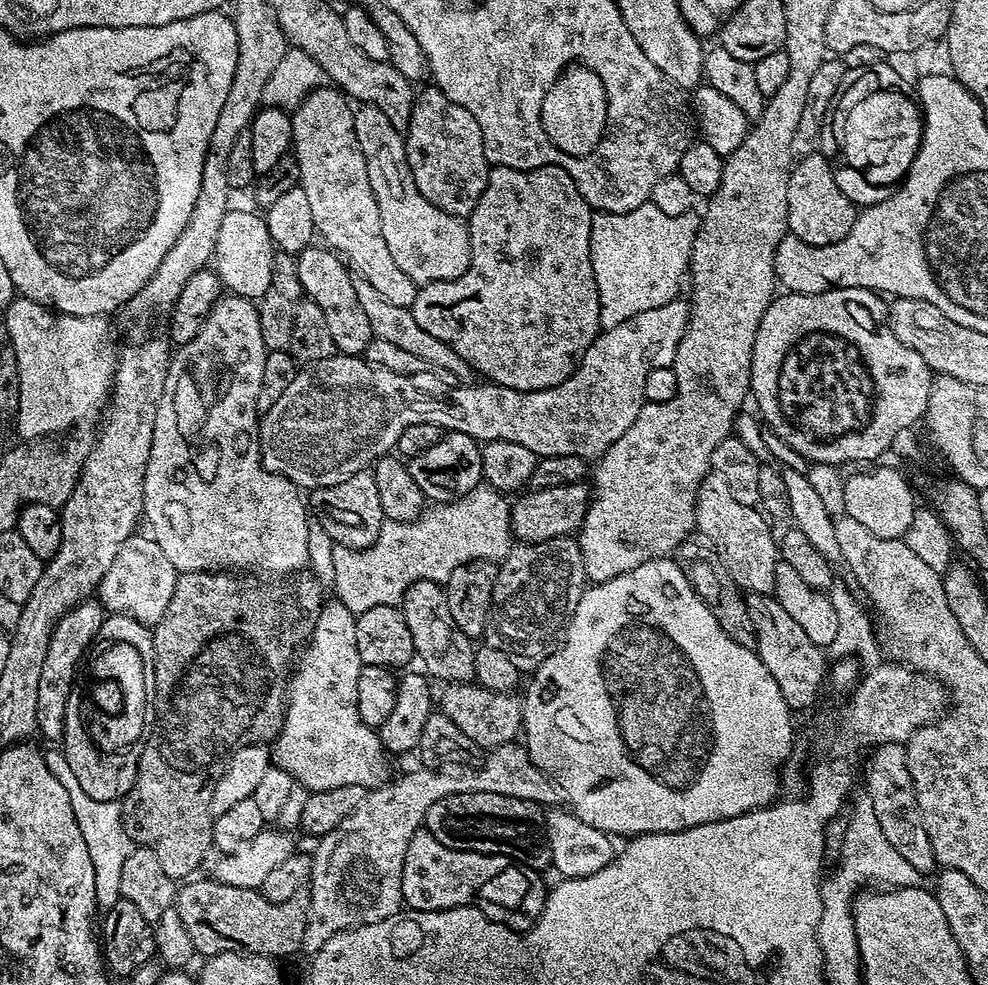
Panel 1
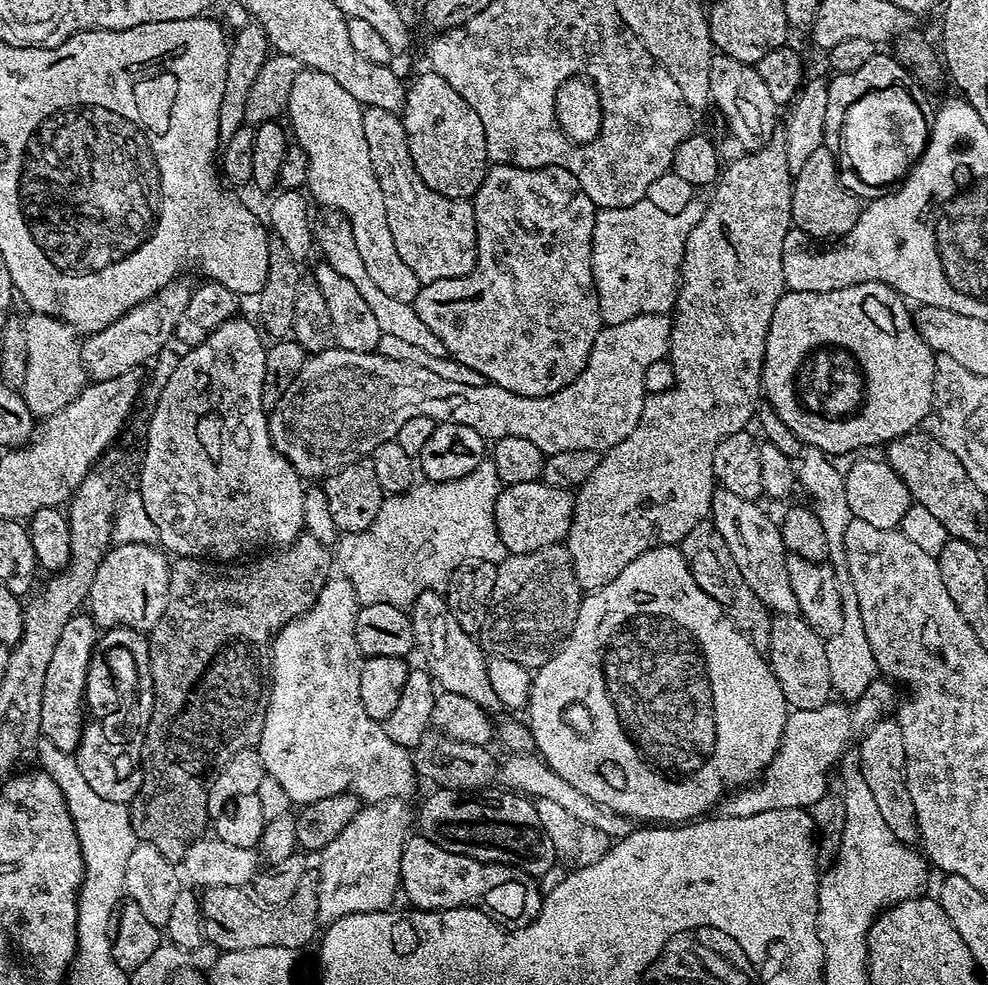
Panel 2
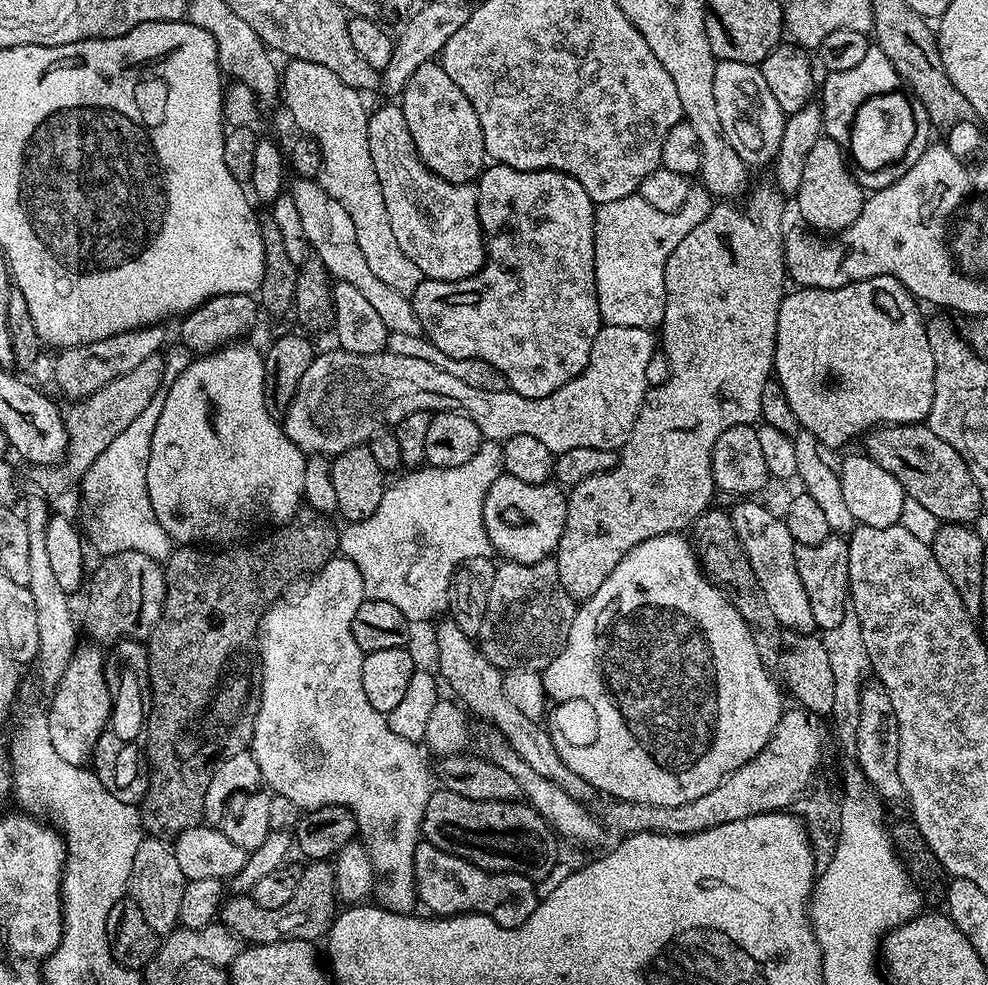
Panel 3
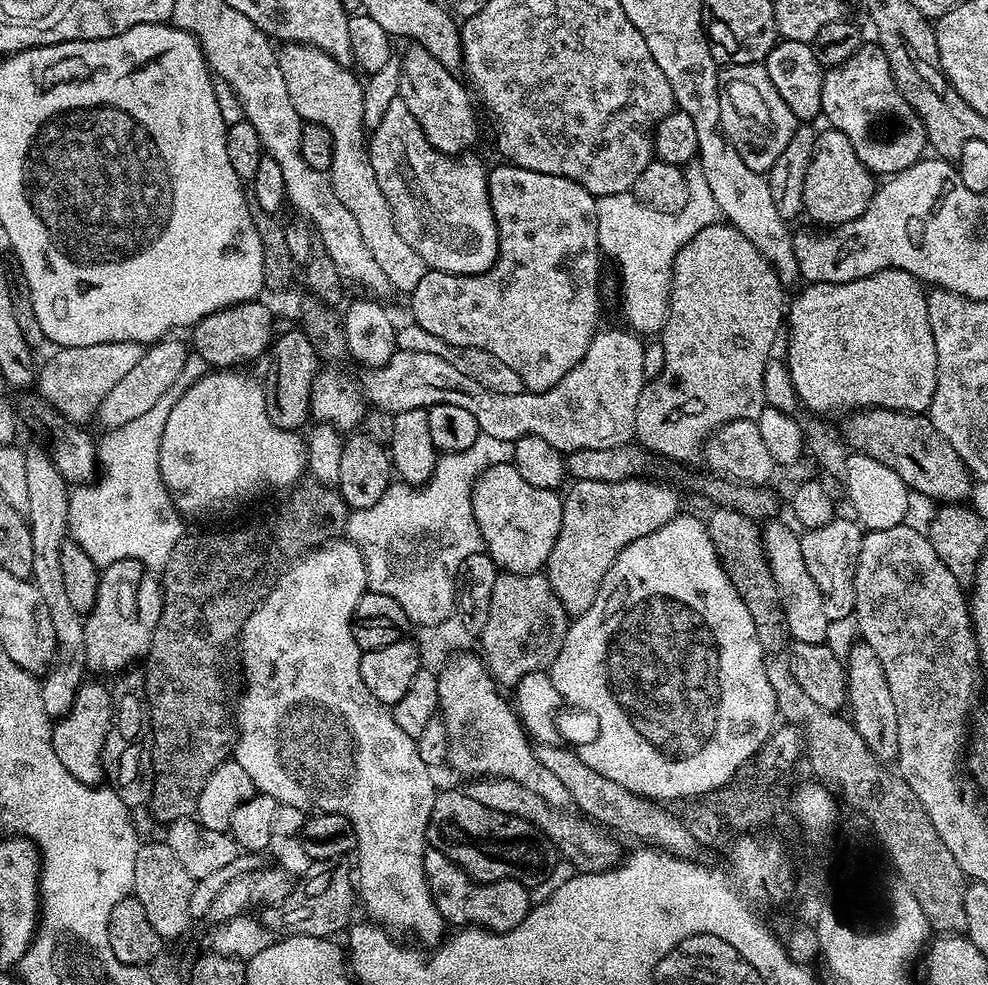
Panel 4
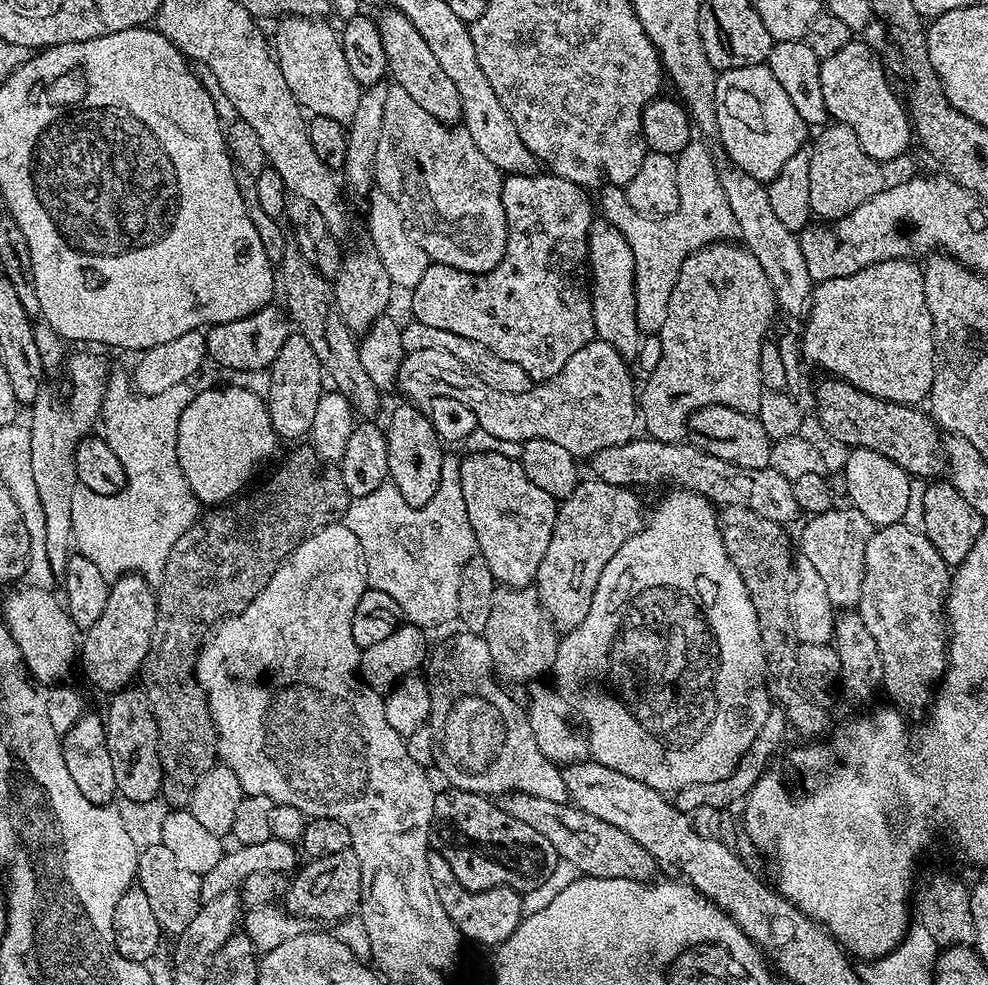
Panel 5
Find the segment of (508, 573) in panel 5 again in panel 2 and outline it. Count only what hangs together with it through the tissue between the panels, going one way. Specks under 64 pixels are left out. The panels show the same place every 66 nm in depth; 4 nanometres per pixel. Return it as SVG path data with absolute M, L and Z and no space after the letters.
M543 479L501 487L498 502L494 506L498 538L502 538L506 550L514 556L530 554L530 550L542 550L542 546L561 543L570 530L573 499L569 489L550 486Z

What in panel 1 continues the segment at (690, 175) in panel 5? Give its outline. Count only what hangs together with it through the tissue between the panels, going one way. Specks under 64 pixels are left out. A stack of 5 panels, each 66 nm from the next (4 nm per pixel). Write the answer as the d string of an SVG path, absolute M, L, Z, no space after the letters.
M643 204L629 212L596 212L592 217L590 230L590 259L594 266L594 282L598 286L600 299L601 329L613 328L642 310L654 310L666 306L666 302L677 299L680 283L685 283L686 273L692 263L692 247L701 217L695 211L681 216L662 214L658 206Z

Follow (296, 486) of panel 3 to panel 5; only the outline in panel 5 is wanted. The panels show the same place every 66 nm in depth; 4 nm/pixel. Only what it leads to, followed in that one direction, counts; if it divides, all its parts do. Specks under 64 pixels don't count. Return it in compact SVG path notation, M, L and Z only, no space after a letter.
M208 388L196 397L193 395L182 410L176 434L176 461L197 501L204 506L219 506L249 483L247 480L255 474L256 467L266 463L275 454L276 444L278 437L270 422L263 395L258 396L246 388Z

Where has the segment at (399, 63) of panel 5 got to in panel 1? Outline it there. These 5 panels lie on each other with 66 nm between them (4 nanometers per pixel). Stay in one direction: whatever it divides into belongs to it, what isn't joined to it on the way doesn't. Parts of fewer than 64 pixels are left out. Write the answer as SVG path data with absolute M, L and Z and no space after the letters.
M429 86L417 95L414 114L410 114L410 126L403 137L410 174L422 198L451 216L471 216L482 190L486 190L490 171L482 130L474 122L474 114L466 106L458 106L458 102L450 102L439 88Z

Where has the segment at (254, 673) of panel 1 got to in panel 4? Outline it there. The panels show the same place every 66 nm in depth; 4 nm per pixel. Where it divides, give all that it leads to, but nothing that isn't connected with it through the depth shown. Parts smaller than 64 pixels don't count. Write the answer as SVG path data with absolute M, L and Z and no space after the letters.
M304 482L299 486L291 489L287 493L284 505L273 514L269 520L260 520L257 524L244 524L241 528L228 528L225 532L204 532L201 536L191 536L185 534L177 540L174 550L170 550L170 562L166 562L166 566L162 569L162 591L164 593L164 605L162 606L162 614L158 618L158 626L154 626L154 634L150 642L150 650L146 659L143 661L142 675L144 677L144 695L146 701L146 720L150 725L152 723L152 748L150 744L150 756L152 752L152 797L147 802L151 816L154 821L161 825L167 826L173 824L176 820L183 820L191 817L196 810L196 799L198 794L202 794L202 786L206 786L206 778L210 778L210 774L217 766L226 759L229 759L234 744L234 724L230 719L225 708L216 704L216 699L220 696L220 655L224 652L224 647L228 643L235 641L240 635L240 631L244 628L246 618L250 618L250 614L256 607L263 602L269 590L275 586L280 575L287 570L292 564L295 564L305 552L311 552L313 548L320 547L321 544L327 544L330 540L335 540L347 529L349 506L344 499L340 497L336 488L326 488L322 484L315 482Z

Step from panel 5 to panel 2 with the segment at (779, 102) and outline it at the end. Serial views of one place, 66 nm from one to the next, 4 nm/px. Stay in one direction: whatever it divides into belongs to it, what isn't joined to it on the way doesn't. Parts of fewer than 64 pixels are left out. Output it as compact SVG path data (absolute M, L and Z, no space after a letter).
M713 55L710 66L710 94L712 95L711 103L714 108L716 104L717 110L724 115L729 130L742 143L748 144L744 146L763 142L777 131L776 112L778 112L778 106L774 102L774 98L770 98L762 78L758 78L758 70L753 65L738 62L738 58Z

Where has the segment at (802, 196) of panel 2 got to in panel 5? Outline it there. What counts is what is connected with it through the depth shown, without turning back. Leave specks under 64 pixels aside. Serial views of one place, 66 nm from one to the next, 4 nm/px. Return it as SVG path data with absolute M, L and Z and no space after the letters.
M829 123L810 144L810 206L813 217L824 222L841 220L862 202L870 202L886 186L881 161L875 160L862 148L862 142L850 126Z

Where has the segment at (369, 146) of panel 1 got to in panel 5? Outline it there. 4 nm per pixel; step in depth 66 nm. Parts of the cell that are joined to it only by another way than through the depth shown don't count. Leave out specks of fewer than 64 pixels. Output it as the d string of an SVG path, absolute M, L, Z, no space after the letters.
M395 86L386 94L376 184L398 202L410 238L426 250L431 263L478 273L490 271L504 257L508 210L502 202L500 169L474 146L467 128L449 127L426 114L406 90Z

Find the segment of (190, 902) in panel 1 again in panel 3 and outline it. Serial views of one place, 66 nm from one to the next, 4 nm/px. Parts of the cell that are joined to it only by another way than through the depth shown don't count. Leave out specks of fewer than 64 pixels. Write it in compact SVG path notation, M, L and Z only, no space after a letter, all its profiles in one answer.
M312 862L301 871L298 890L294 890L294 898L286 902L279 910L266 910L254 903L251 895L233 895L223 901L218 913L222 923L249 945L273 944L279 940L306 940L316 942L323 937L332 921L338 915L338 897L336 894L336 874L333 865L328 862Z

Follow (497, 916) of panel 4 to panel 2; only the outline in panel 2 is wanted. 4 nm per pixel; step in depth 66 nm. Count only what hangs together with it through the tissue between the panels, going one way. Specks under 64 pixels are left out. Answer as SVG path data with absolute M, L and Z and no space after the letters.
M409 835L404 841L400 863L400 887L413 909L422 912L441 912L448 904L480 904L504 920L524 924L532 912L540 912L542 893L537 877L514 864L491 864L462 854L442 850L425 836Z

